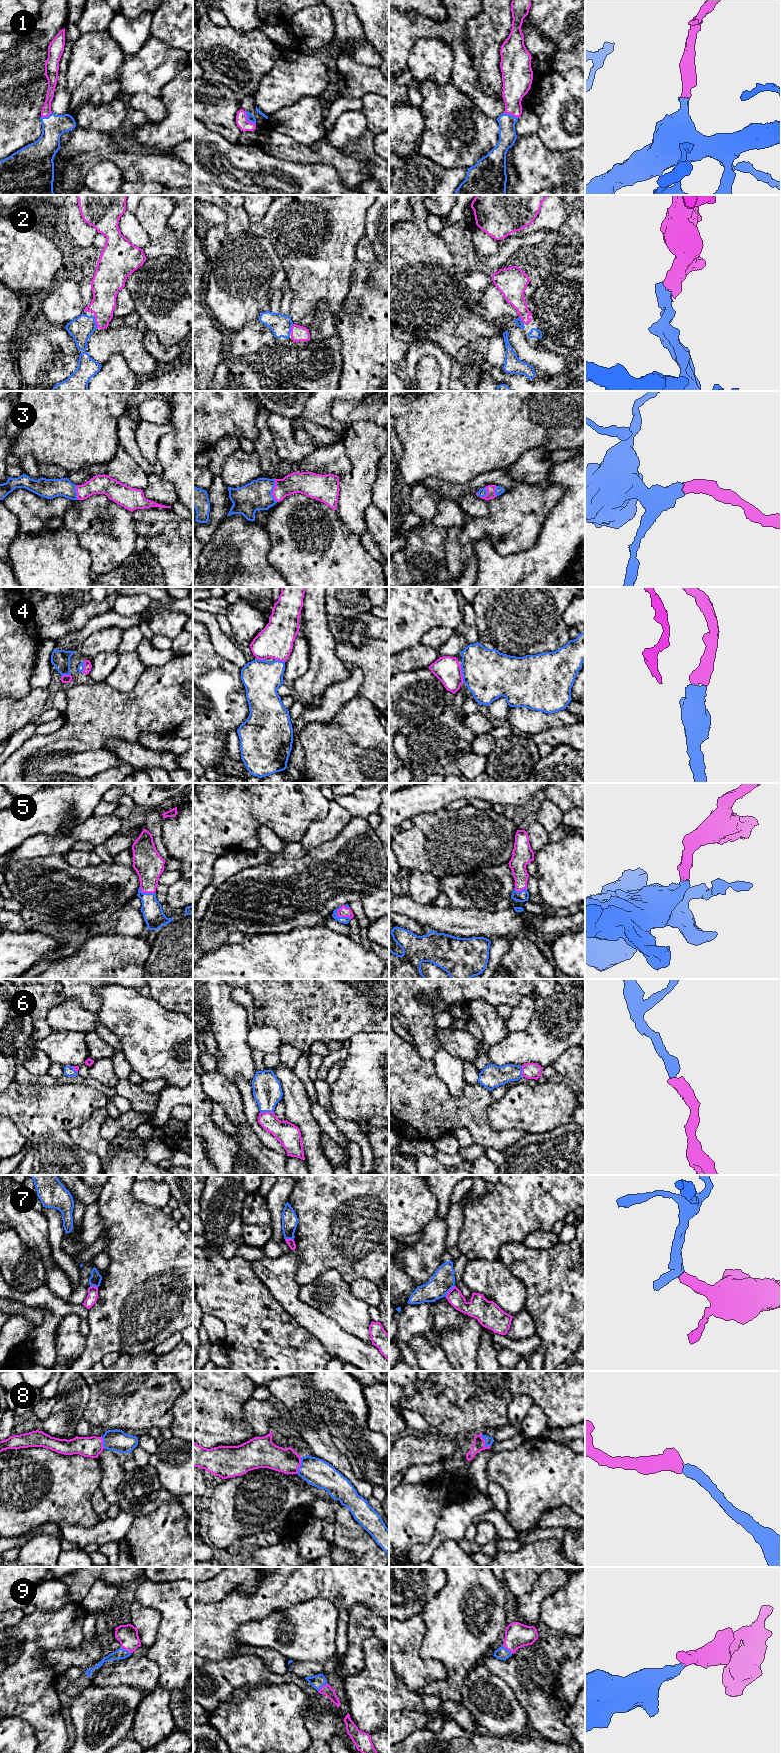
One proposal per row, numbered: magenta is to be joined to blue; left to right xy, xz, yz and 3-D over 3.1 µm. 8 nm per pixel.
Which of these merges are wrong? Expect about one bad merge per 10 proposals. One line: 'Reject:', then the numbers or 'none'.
Reject: 7

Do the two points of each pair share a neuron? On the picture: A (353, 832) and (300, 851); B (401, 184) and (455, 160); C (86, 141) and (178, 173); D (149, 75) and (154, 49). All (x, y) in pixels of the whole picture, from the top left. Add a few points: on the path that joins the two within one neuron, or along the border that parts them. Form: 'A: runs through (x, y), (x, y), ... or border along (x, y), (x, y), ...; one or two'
A: border along (309, 851), (301, 857), (285, 857); two
B: border along (421, 155), (429, 157), (444, 167), (465, 168); two
C: runs through (109, 151), (135, 167), (155, 167); one
D: runs through (150, 69), (154, 65), (154, 55); one

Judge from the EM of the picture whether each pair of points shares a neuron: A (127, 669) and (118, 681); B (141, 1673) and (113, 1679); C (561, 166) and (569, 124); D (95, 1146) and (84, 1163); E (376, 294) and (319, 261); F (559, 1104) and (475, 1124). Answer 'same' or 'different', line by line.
A: same
B: same
C: different
D: different
E: different
F: different

